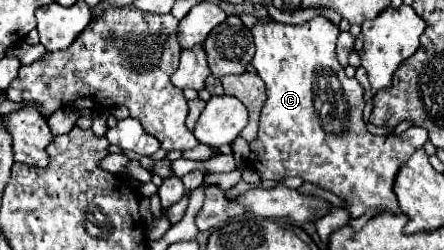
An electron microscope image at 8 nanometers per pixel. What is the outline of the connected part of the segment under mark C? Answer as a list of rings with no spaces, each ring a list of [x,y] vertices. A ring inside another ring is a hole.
[[[315,17],[303,25],[265,23],[253,27],[255,55],[251,65],[265,83],[265,103],[261,109],[259,137],[251,143],[249,165],[261,179],[283,179],[287,175],[301,177],[319,185],[345,201],[353,217],[367,209],[401,213],[393,185],[399,165],[427,141],[423,127],[409,127],[397,137],[371,135],[363,121],[365,89],[357,79],[345,75],[337,59],[335,45],[339,37],[337,25],[325,17]],[[329,97],[343,97],[349,107],[349,125],[345,135],[325,133],[315,103],[329,103]]]

